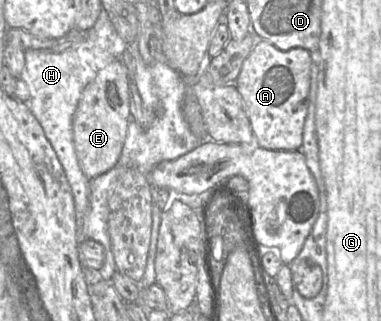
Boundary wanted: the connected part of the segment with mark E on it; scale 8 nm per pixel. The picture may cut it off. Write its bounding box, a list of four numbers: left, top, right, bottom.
[73,59,131,180]

